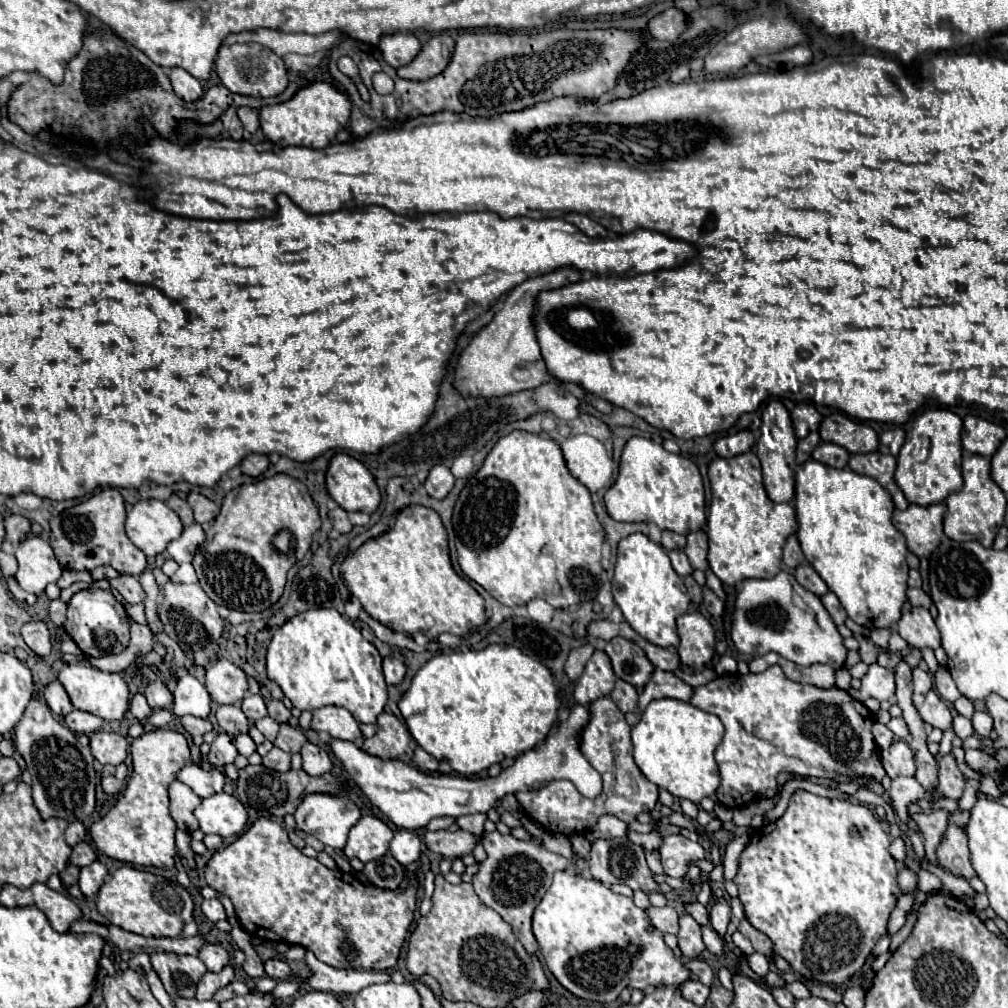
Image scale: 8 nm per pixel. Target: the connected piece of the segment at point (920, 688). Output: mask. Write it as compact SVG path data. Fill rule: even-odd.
M912 669L912 675L914 675L914 693L928 693L932 689L932 675L922 671L922 669Z

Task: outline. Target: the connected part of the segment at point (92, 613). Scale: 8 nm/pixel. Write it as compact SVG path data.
M84 589L78 591L68 603L68 619L64 623L64 631L76 641L88 657L102 657L122 653L130 643L130 623L124 605L104 589Z

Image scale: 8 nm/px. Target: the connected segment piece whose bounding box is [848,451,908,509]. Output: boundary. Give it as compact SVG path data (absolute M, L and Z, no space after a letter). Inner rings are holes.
M866 453L866 455L850 455L848 467L860 475L868 475L872 479L876 479L894 499L898 509L906 509L908 501L904 497L904 493L898 489L896 481L894 481L894 469L897 467L896 457L882 453Z

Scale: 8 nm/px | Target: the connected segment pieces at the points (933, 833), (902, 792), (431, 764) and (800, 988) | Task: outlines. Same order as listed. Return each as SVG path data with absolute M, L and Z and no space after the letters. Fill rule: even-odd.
M932 811L932 813L914 813L910 815L918 829L924 835L925 853L933 865L938 865L936 845L944 833L944 825L948 823L951 814L946 811Z
M896 777L890 787L890 799L899 823L908 826L908 805L918 799L928 799L928 795L926 789L916 781L916 777Z
M418 745L414 747L414 763L424 773L436 773L438 771L438 761Z
M796 981L793 983L786 983L785 988L792 993L796 999L804 999L811 996L810 991L804 985L802 981Z

